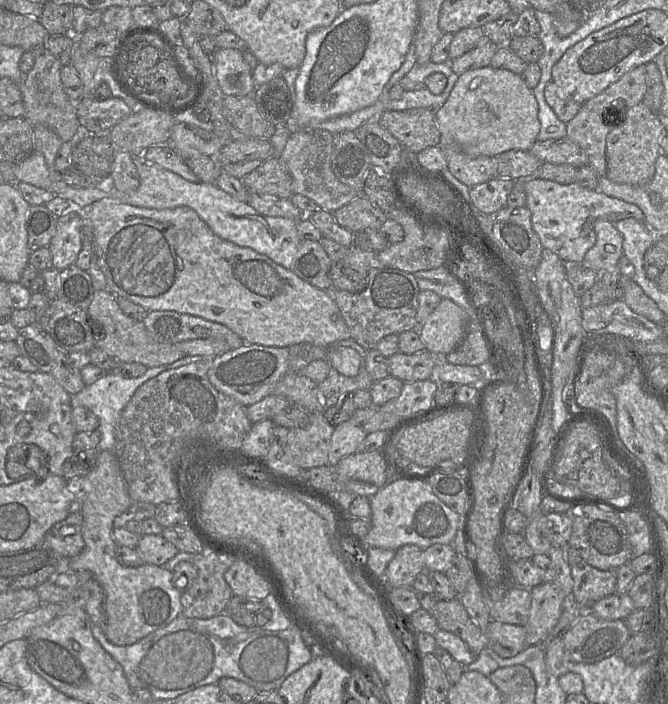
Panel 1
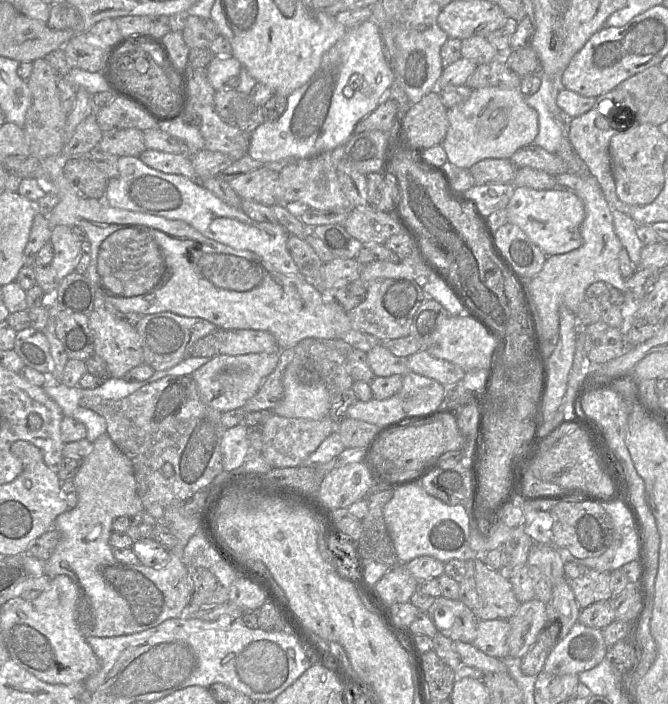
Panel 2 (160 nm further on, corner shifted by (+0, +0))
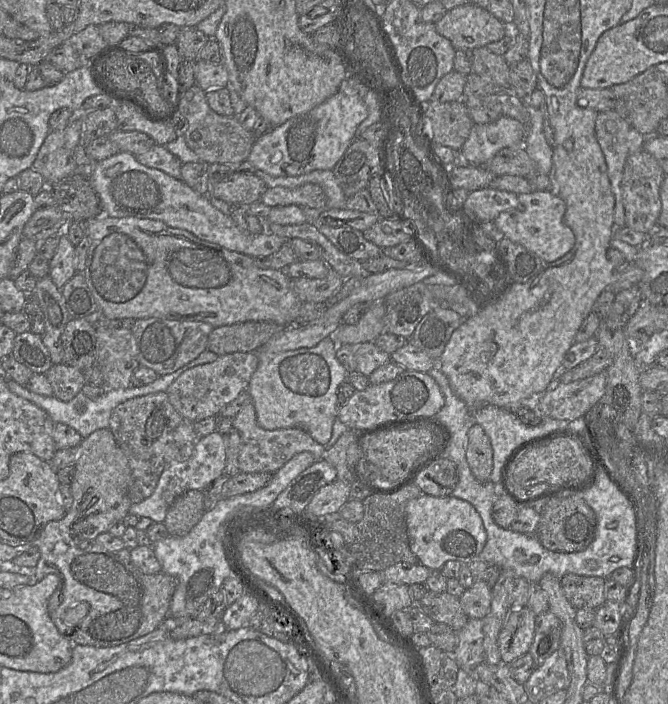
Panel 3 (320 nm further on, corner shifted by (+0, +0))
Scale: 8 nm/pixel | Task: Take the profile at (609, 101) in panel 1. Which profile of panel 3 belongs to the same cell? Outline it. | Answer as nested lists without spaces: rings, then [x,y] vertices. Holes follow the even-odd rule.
[[[615,110],[598,112],[595,135],[606,160],[607,173],[615,197],[614,223],[622,228],[626,226],[621,188],[624,164],[630,154],[643,149],[643,135]]]

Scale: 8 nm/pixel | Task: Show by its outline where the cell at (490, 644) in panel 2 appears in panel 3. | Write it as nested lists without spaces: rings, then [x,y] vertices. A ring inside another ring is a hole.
[[[469,618],[457,633],[457,646],[453,657],[460,668],[468,671],[485,661],[482,619]]]

